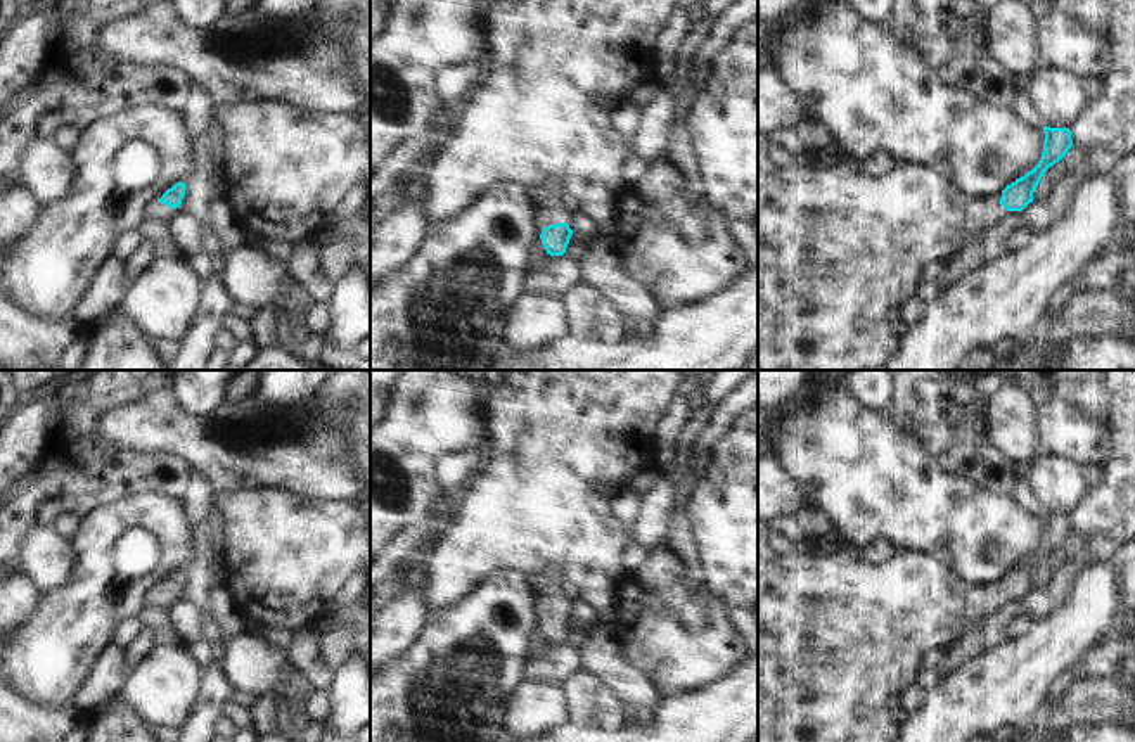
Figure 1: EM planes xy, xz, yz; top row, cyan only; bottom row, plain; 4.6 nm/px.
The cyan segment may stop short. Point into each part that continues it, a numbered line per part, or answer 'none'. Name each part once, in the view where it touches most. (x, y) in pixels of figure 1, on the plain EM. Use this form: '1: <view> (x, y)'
1: xz (549, 597)

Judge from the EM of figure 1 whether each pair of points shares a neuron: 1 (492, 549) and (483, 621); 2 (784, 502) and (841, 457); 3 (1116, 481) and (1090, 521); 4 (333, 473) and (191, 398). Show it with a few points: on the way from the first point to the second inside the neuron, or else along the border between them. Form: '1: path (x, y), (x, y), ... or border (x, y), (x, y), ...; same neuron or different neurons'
1: border (528, 571), (495, 569), (457, 602); different neurons
2: border (775, 457), (798, 486), (805, 502); different neurons
3: path (1116, 492), (1101, 511); same neuron
4: border (173, 398), (194, 415), (208, 415), (224, 402); different neurons

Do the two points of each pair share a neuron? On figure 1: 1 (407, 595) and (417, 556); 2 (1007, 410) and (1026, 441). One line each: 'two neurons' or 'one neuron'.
1: two neurons
2: one neuron

